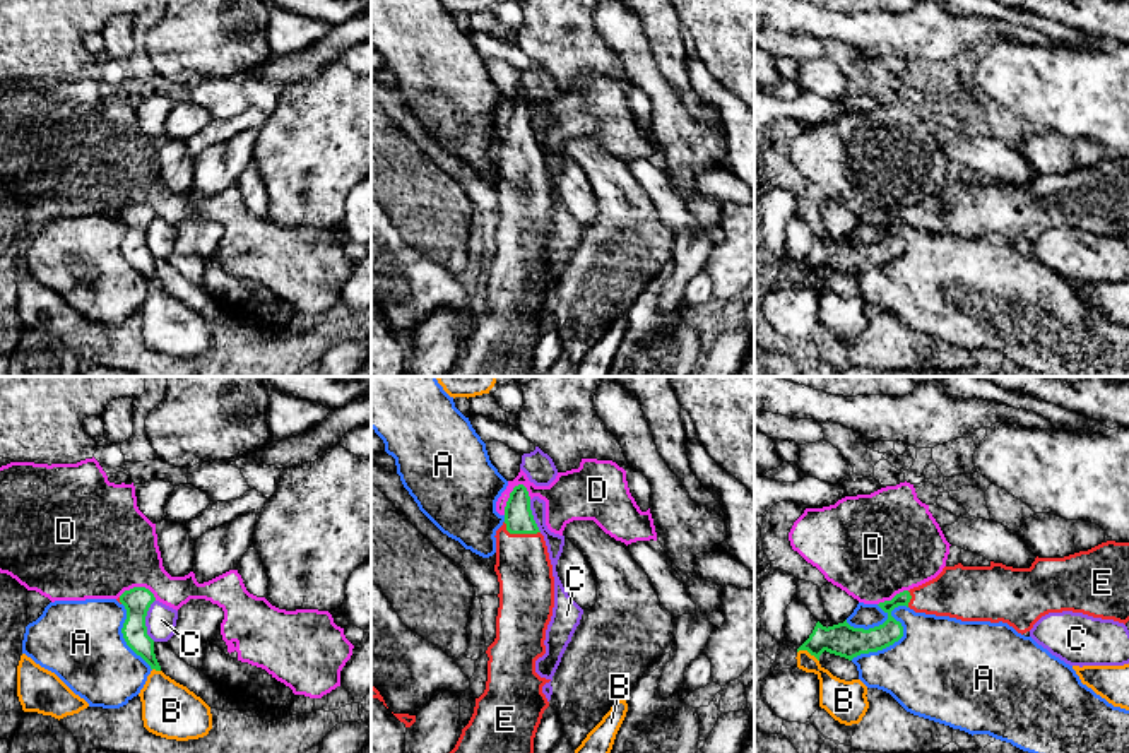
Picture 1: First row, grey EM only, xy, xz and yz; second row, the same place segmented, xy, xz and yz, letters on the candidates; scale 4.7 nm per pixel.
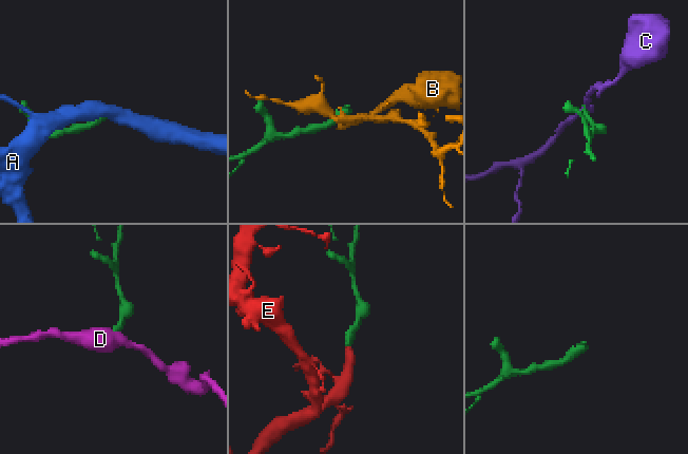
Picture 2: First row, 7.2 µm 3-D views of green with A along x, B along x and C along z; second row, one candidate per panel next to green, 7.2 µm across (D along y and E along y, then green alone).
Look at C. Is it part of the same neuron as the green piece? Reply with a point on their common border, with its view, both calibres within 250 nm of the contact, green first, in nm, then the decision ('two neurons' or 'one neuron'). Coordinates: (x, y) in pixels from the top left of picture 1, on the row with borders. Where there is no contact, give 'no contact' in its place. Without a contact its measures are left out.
contact xy (144, 620); calibres 130 and 140 nm; two neurons

